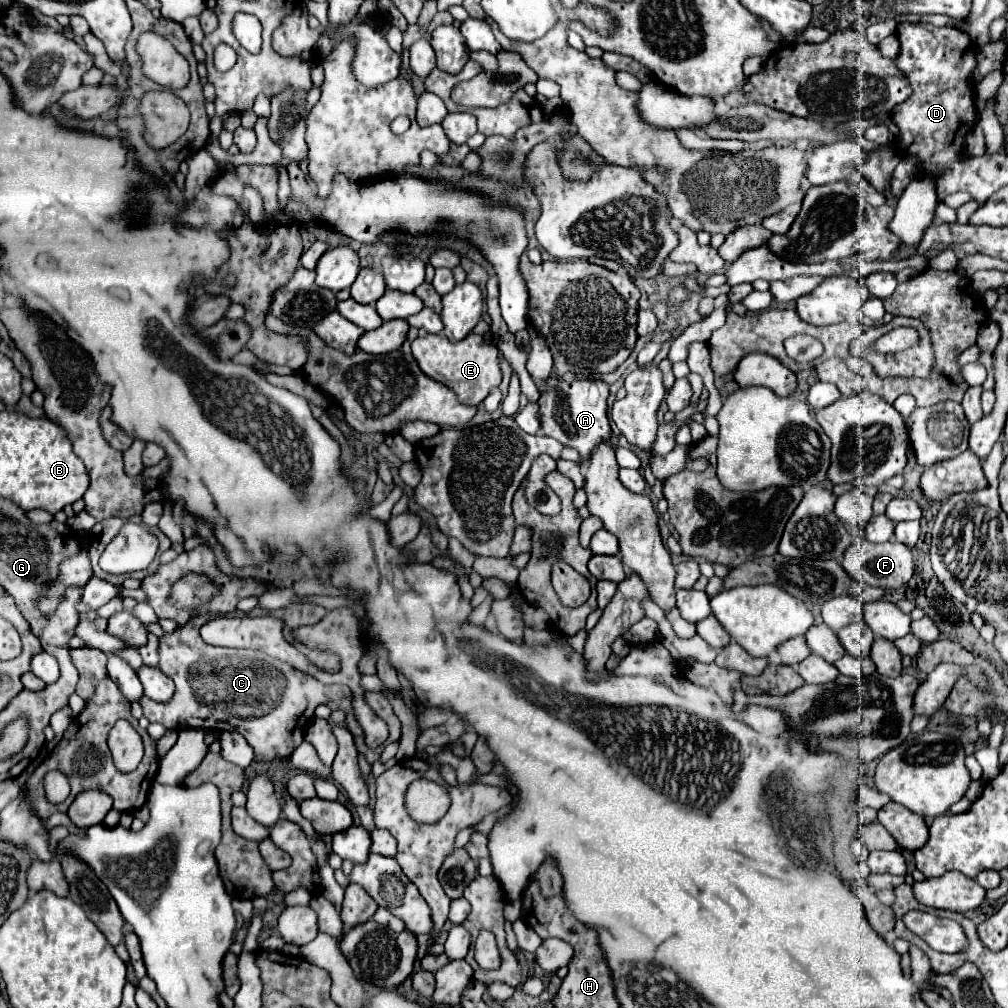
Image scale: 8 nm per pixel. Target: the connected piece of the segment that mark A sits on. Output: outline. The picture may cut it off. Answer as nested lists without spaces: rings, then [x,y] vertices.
[[[556,375],[546,379],[546,391],[540,395],[540,413],[542,413],[542,433],[546,437],[554,437],[560,443],[578,449],[584,463],[588,463],[592,449],[610,437],[610,421],[608,421],[608,405],[606,399],[610,395],[610,385],[604,381],[576,379],[564,381]]]

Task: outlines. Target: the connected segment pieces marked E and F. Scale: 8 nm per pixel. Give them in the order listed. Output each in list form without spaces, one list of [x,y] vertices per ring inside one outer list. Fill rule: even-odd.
[[[470,333],[462,341],[450,343],[444,335],[420,335],[412,341],[412,353],[430,379],[446,385],[452,389],[460,403],[464,405],[478,405],[488,397],[488,393],[500,385],[500,351],[496,345],[484,341],[484,337]]]
[[[860,539],[858,543],[850,545],[844,553],[842,567],[860,583],[880,587],[880,589],[898,589],[910,581],[914,575],[914,561],[912,561],[912,549],[890,539],[886,543],[870,543],[866,539]]]

